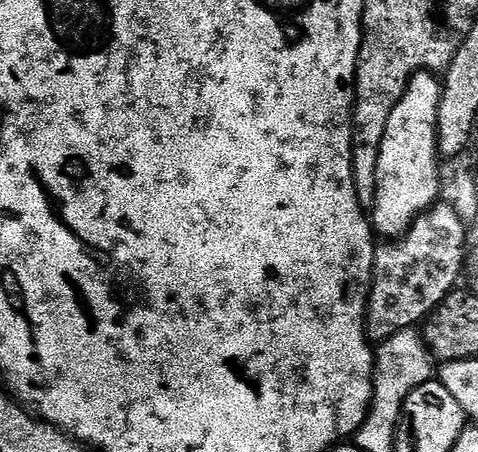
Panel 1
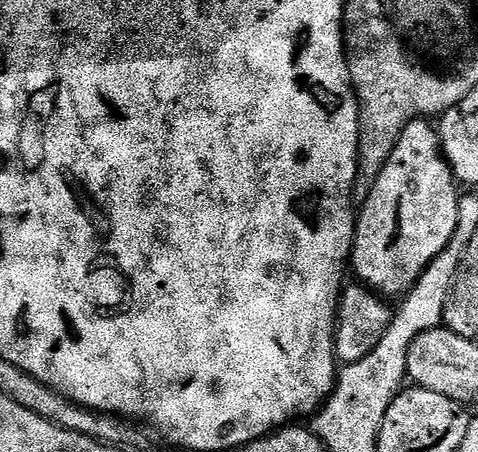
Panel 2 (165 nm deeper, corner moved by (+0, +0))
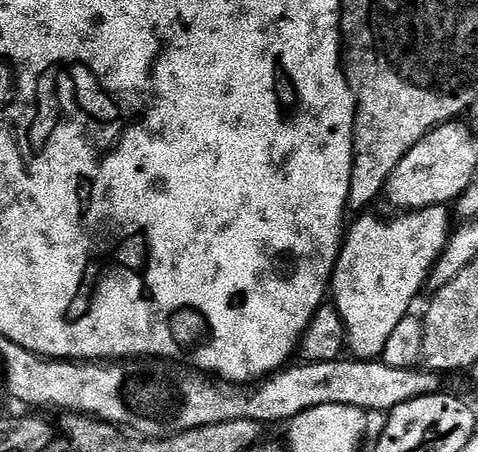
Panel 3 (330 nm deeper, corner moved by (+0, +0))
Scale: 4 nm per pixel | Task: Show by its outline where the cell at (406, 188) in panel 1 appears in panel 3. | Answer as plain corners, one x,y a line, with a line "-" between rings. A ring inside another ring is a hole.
443,204
434,206
433,208
418,208
410,212
402,212
392,214
389,220
383,220
380,216
368,216
372,214
360,214
356,221
351,221
350,227
347,229
346,235
340,246
340,256
336,259
336,269
332,271
332,283
330,285
330,296
334,301
338,314
344,323
344,335
346,337
346,348
349,353
357,360
379,360
384,355
386,350
386,341
390,338
390,334
394,334
394,329
397,328
398,322
402,322
402,318
406,318
413,311
412,299
419,294
420,291
425,291
428,278
432,275
432,268
436,264
436,260
442,253
444,247
448,245
448,238
453,231
454,224
448,221
449,209

